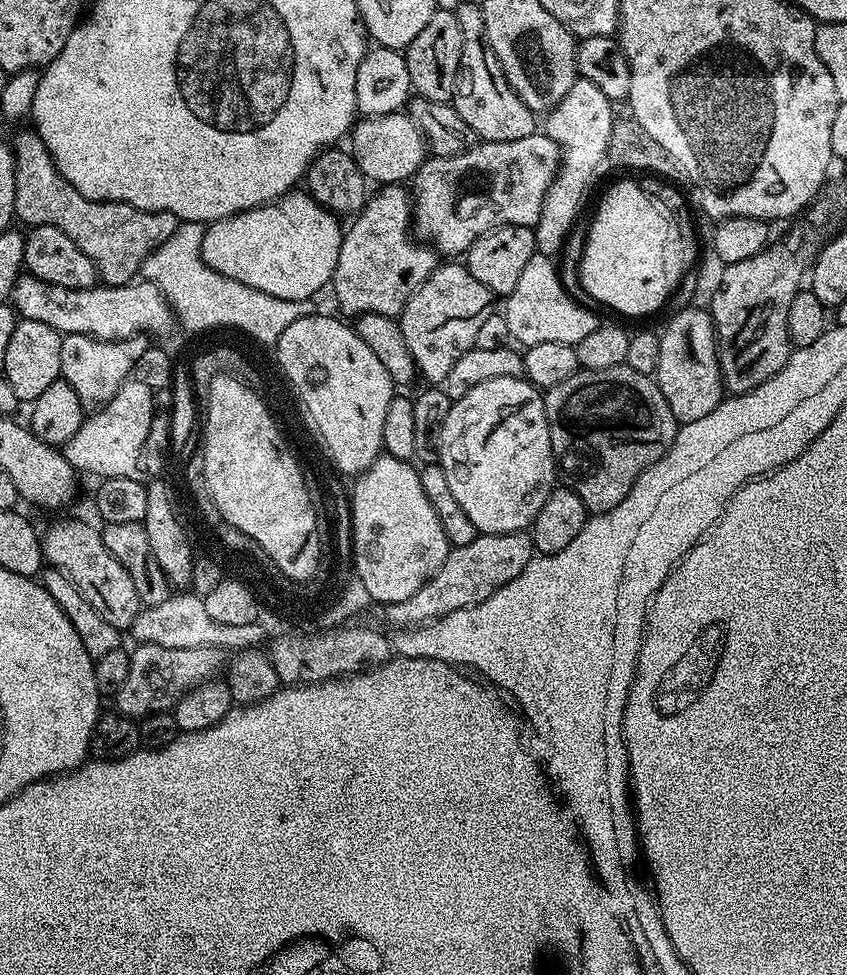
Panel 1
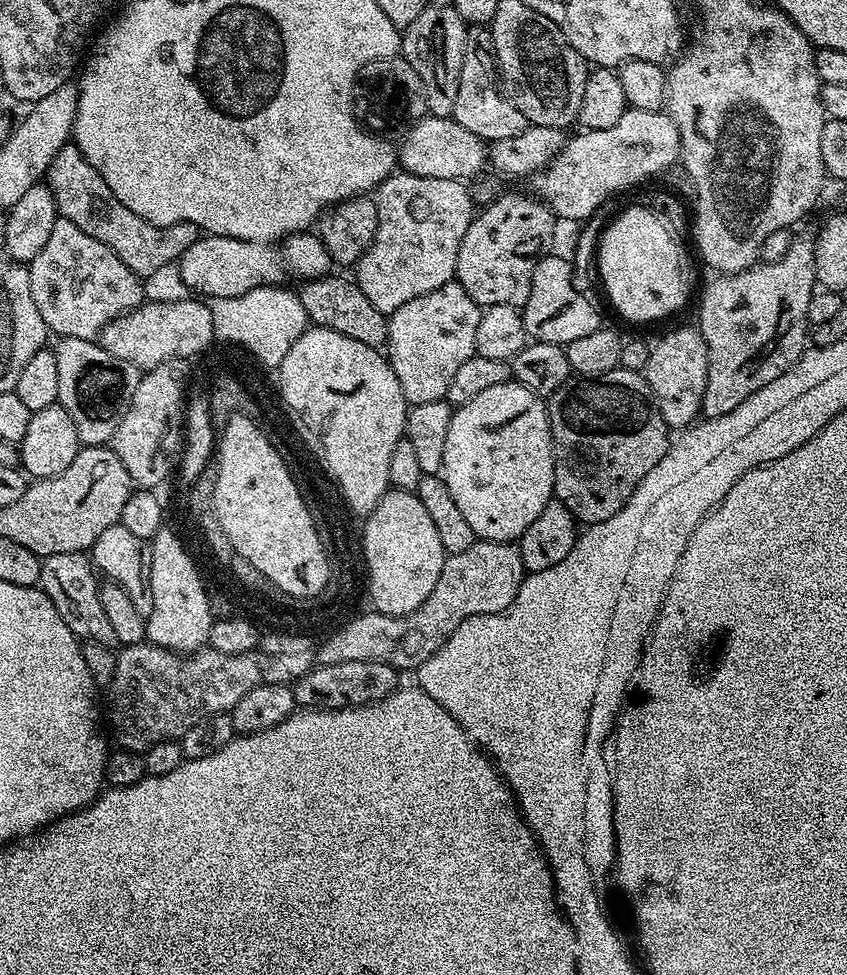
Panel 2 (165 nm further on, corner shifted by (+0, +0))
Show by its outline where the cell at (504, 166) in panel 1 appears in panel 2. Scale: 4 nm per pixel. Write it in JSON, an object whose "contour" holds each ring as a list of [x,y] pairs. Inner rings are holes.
{"contour":[[[629,106],[614,126],[584,130],[579,134],[581,136],[573,140],[571,137],[563,150],[530,180],[537,188],[539,199],[561,221],[587,220],[605,207],[607,196],[624,192],[680,160],[678,126],[674,126],[671,116],[664,110],[651,112]]]}

